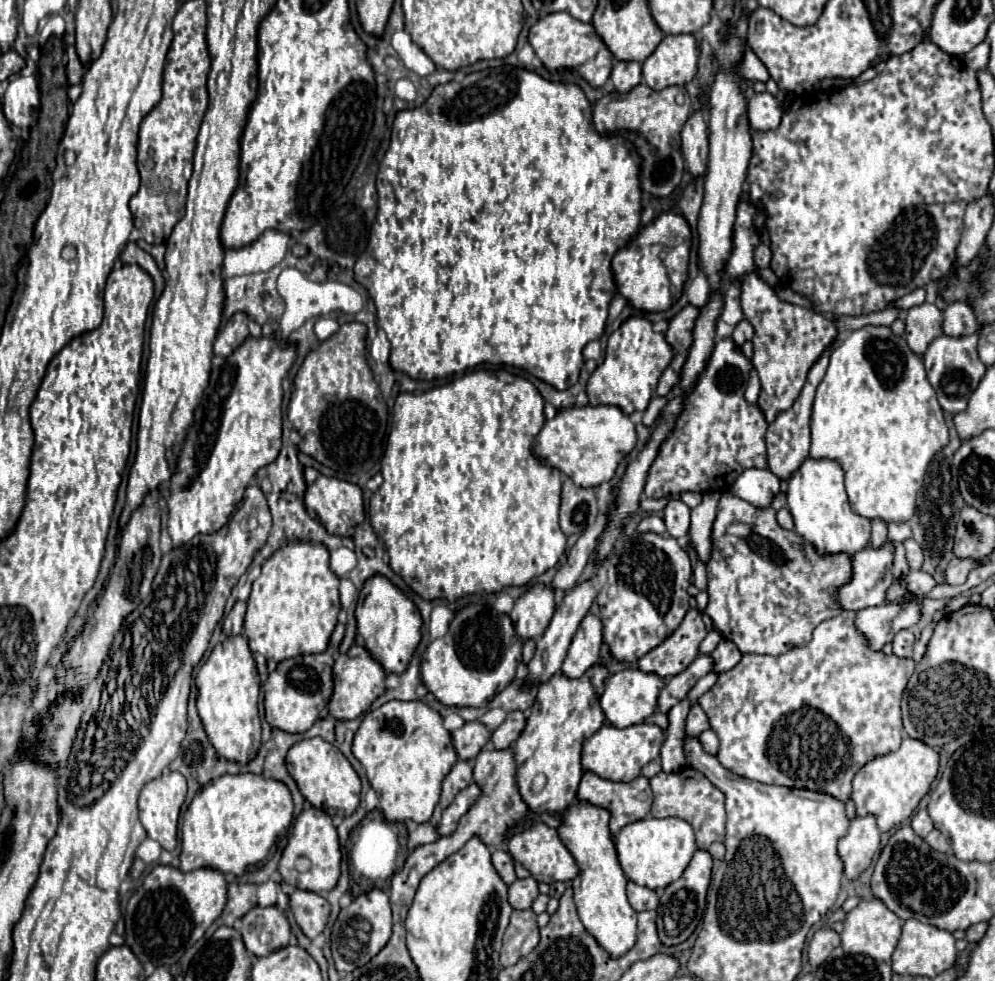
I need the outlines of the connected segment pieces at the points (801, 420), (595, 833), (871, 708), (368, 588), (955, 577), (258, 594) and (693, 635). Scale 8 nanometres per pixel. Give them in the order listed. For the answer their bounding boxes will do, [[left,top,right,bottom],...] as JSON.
[[767,346,833,480],[557,802,637,958],[697,612,915,804],[355,574,421,674],[943,558,973,584],[243,542,339,662],[637,608,707,679]]

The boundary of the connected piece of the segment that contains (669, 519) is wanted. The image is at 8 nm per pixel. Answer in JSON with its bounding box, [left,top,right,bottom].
[665,496,689,538]

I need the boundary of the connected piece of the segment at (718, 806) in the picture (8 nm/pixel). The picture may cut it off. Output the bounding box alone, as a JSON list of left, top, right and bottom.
[651,770,725,850]

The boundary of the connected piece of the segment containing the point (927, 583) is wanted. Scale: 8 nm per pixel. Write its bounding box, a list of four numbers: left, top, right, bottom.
[907,571,937,592]

